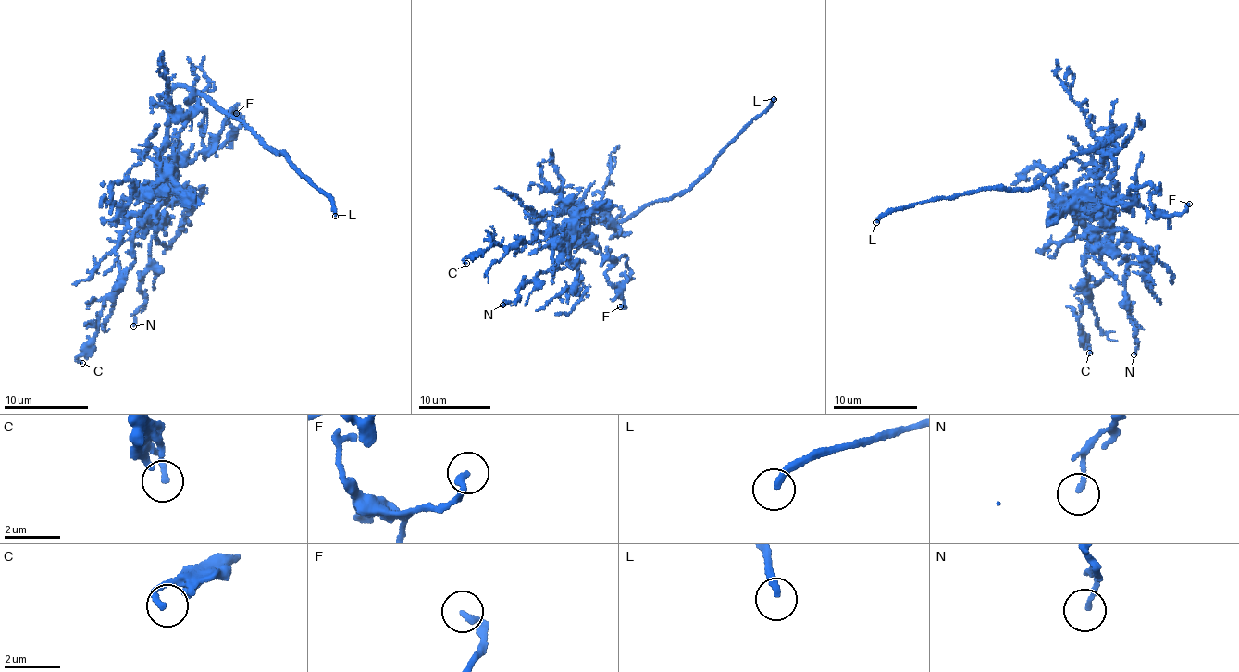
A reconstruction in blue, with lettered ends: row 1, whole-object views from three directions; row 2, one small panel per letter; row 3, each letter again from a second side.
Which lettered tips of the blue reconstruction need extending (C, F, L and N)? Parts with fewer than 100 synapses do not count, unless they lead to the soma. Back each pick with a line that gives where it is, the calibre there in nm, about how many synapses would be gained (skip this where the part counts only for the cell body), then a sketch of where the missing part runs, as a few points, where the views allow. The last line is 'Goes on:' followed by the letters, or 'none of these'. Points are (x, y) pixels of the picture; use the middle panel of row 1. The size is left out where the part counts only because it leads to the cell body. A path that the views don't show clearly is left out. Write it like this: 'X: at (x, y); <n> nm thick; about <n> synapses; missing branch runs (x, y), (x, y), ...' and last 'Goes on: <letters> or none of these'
L: at (774, 99); 240 nm thick
Goes on: L

